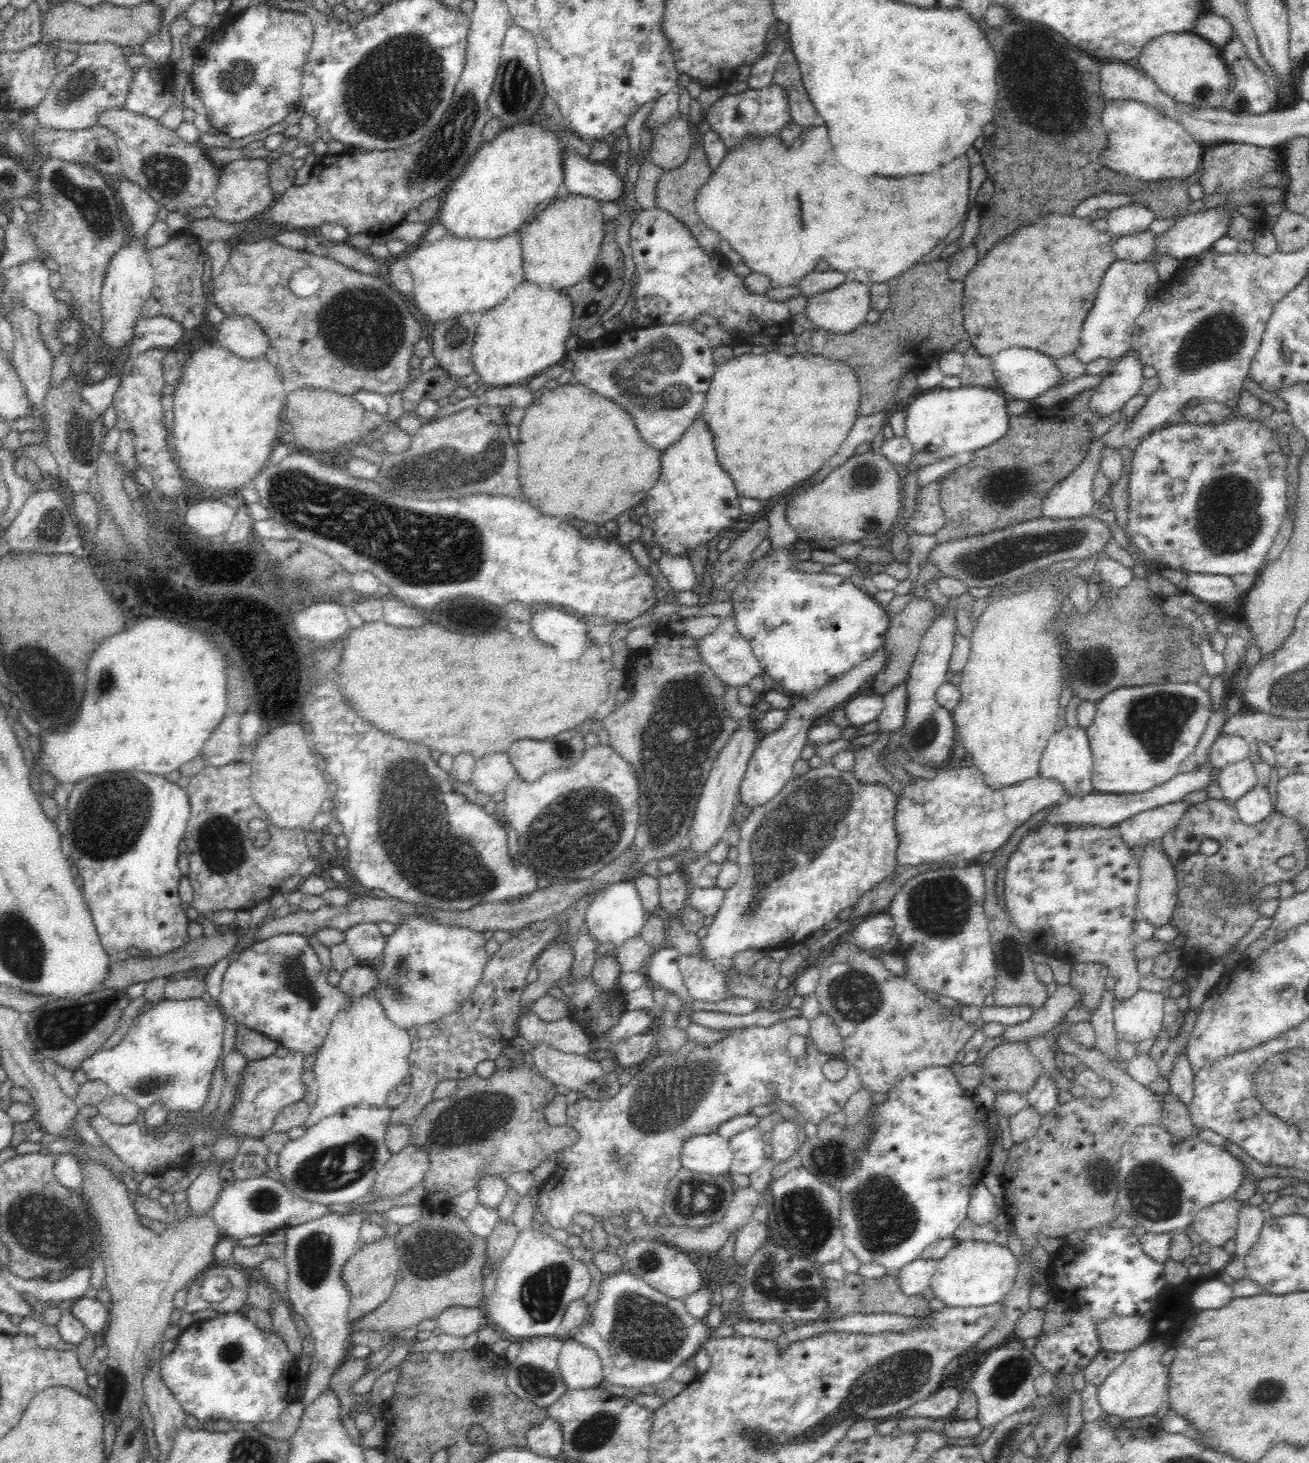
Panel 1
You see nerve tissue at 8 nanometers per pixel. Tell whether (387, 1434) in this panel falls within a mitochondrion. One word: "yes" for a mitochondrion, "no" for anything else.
no

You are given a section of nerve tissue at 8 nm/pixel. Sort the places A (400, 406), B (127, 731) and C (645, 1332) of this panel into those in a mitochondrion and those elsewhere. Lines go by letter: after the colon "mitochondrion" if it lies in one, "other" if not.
A: other
B: other
C: mitochondrion

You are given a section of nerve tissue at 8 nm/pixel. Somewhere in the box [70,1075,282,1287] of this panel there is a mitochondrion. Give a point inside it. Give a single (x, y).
(264, 1201)

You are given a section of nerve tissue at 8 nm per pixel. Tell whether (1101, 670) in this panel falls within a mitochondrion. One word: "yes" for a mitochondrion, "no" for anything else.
yes

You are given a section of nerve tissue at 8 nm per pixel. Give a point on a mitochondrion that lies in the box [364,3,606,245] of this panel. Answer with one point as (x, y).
(438, 155)

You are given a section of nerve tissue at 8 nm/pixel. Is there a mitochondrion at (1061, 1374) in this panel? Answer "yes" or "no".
no

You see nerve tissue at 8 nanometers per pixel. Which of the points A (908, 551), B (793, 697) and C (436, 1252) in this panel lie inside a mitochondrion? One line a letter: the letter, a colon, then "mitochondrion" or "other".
A: other
B: other
C: mitochondrion

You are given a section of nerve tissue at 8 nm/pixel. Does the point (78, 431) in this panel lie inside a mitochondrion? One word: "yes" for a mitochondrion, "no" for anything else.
yes

